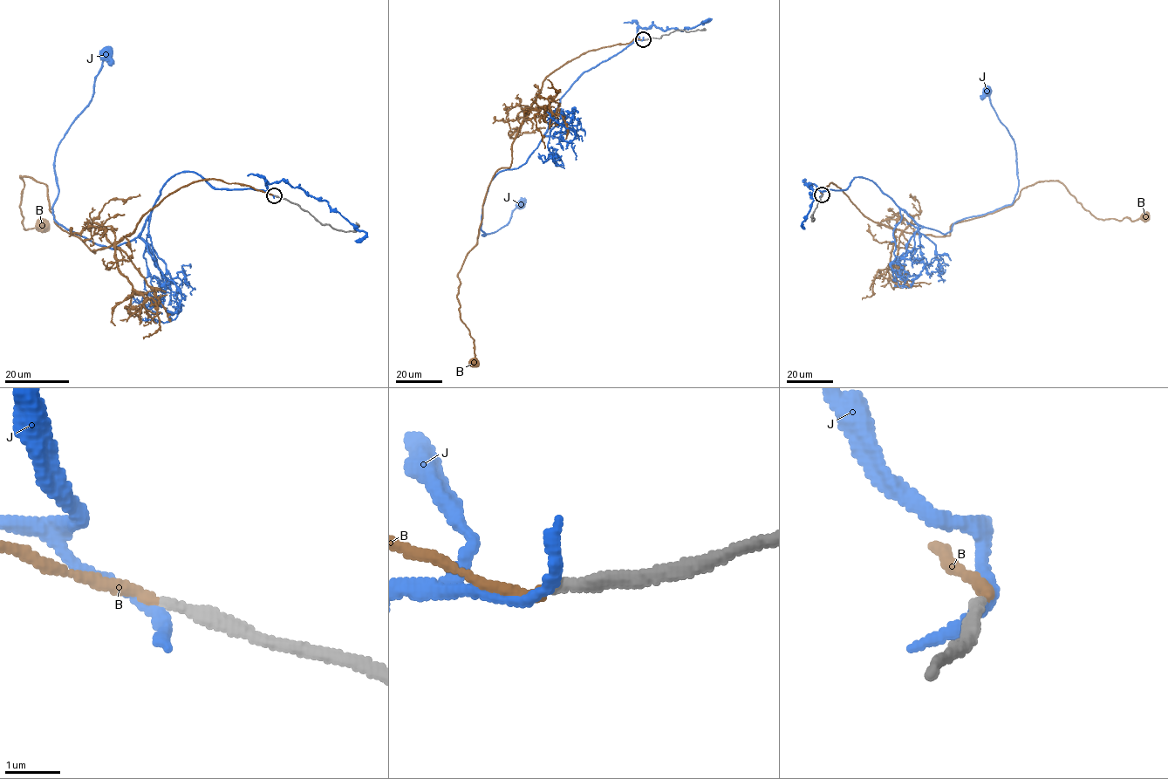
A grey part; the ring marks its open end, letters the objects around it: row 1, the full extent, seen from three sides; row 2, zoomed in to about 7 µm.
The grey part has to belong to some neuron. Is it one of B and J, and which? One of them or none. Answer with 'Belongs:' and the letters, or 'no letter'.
Belongs: B

